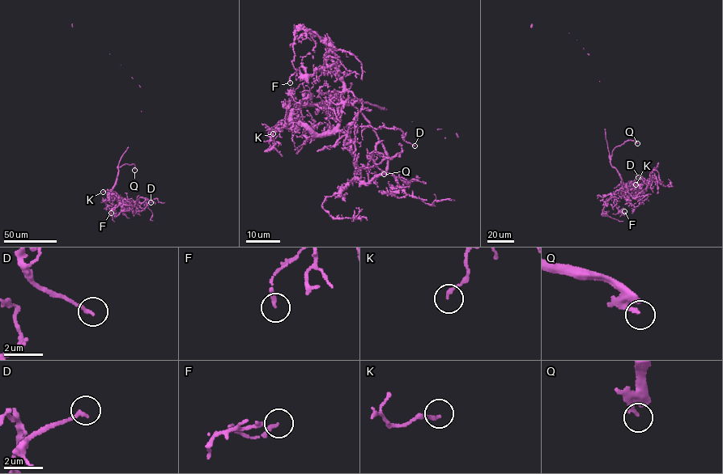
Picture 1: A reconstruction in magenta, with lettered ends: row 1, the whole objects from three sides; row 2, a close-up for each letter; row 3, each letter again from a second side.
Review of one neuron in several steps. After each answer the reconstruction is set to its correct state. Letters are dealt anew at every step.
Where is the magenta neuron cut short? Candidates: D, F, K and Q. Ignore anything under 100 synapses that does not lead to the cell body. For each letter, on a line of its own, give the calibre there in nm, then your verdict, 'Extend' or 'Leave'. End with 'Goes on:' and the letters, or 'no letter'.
D: Thickness 180 nm. Leave
F: Thickness 180 nm. Leave
K: Thickness 160 nm. Leave
Q: Thickness 190 nm. Extend
Goes on: Q

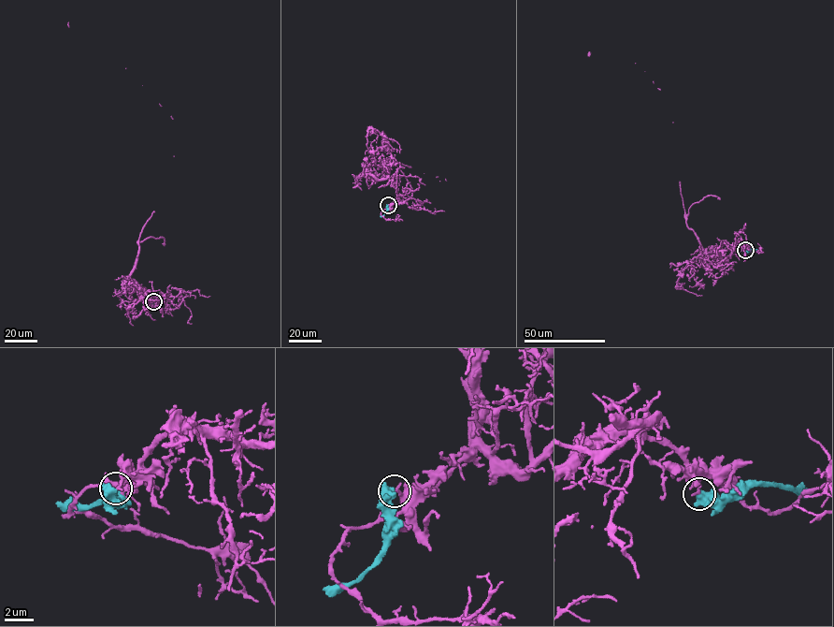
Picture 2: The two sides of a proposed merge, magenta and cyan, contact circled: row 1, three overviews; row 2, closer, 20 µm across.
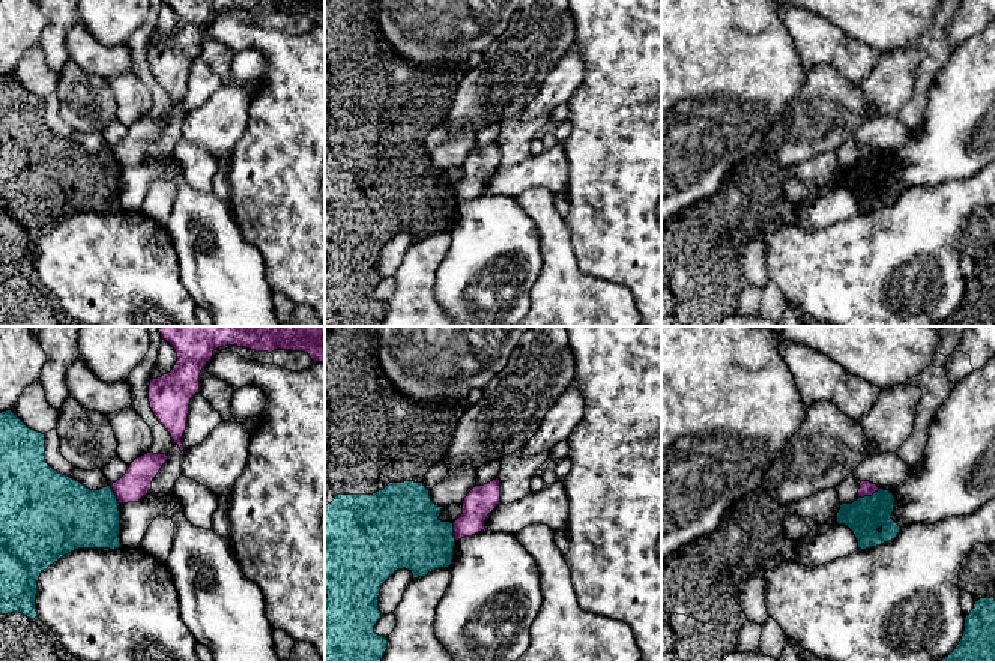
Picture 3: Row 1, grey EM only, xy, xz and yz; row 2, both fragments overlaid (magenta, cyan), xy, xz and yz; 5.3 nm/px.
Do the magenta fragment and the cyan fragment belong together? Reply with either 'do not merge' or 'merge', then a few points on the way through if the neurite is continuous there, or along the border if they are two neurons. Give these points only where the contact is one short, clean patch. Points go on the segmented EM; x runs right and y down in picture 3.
do not merge; border along yz (880, 489), (858, 498)

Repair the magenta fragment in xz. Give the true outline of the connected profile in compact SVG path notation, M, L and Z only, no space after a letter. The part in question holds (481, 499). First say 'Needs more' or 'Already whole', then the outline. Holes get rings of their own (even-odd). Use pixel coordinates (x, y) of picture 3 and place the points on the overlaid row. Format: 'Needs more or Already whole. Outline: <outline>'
Already whole. Outline: M501 480L475 486L463 501L463 514L454 522L455 541L485 529L487 516L501 504Z

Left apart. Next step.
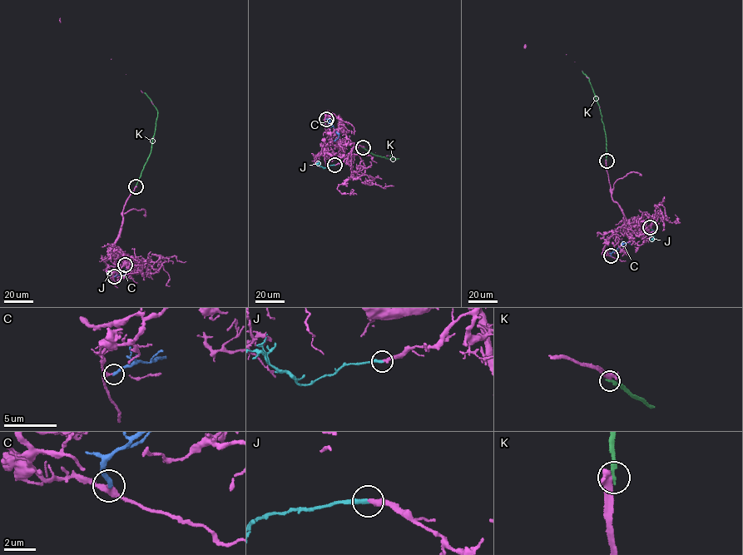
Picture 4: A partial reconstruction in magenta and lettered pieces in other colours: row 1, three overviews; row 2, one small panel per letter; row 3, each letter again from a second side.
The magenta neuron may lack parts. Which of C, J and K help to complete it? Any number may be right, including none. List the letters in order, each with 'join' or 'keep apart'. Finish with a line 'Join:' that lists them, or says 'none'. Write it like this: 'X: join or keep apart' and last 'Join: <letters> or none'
C: keep apart
J: join
K: keep apart
Join: J

